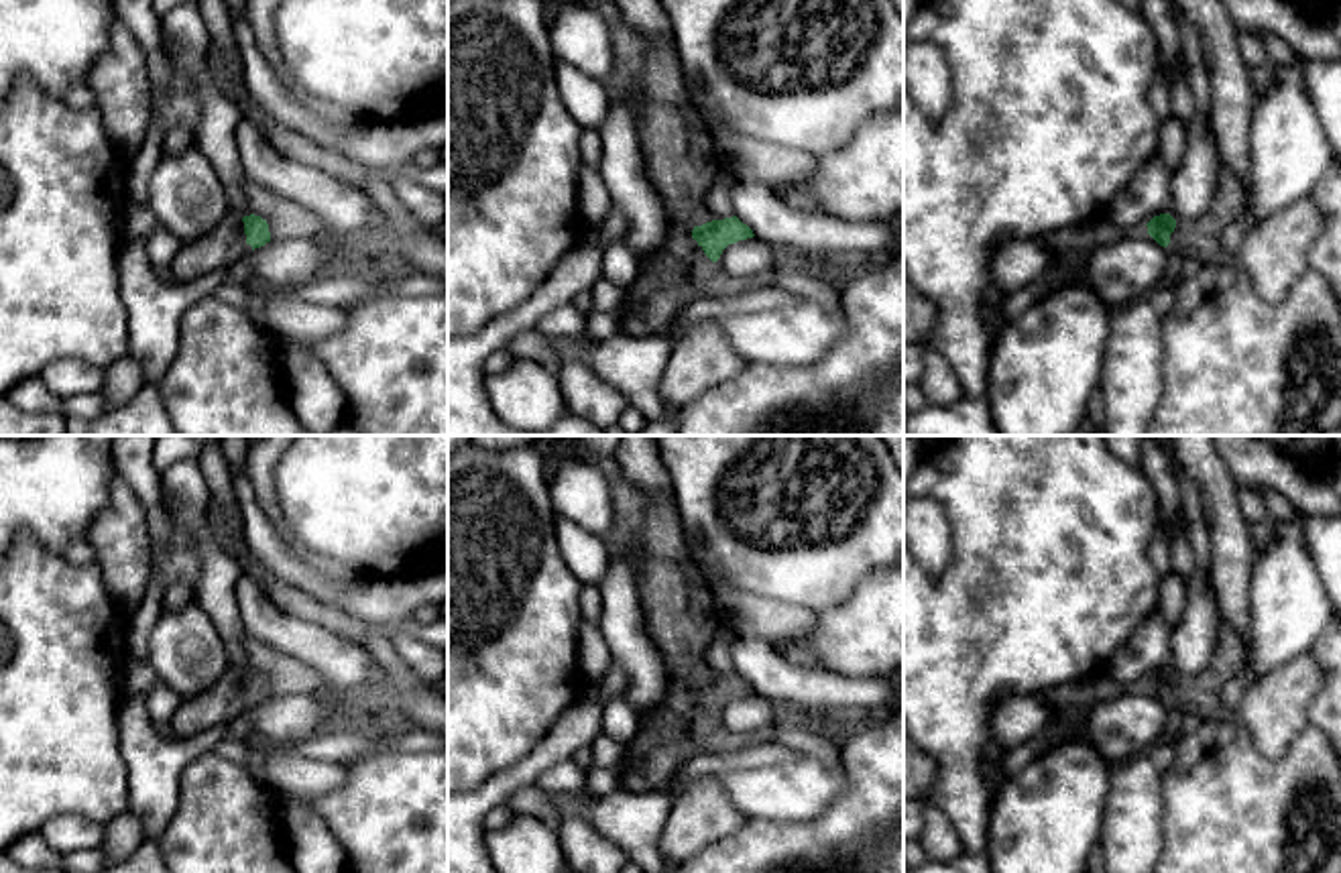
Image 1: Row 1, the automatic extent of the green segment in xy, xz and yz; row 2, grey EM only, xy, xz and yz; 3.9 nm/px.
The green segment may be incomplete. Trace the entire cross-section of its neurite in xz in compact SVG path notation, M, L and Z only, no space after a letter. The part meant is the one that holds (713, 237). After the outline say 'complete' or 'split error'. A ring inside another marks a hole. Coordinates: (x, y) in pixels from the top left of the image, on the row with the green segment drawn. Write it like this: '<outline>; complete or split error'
M615 0L590 2L592 10L604 16L610 26L613 71L604 79L608 100L627 102L631 96L637 110L639 147L647 179L659 193L667 220L674 224L672 240L655 254L639 260L635 281L619 307L619 334L645 338L665 332L680 311L700 297L733 297L745 291L767 287L767 275L731 277L714 263L728 244L753 238L753 230L737 216L714 220L704 208L704 195L720 173L720 163L708 126L690 104L676 55L676 43L657 43L631 28Z; split error

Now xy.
M230 212L208 236L181 246L171 260L175 283L189 283L203 275L232 267L244 254L271 242L267 220Z; split error

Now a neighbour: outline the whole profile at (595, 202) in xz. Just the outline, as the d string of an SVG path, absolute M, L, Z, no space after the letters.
M582 165L578 177L578 212L584 226L600 228L610 212L610 193L602 181L600 169Z

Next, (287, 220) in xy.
M250 177L244 183L246 208L244 216L260 216L269 224L271 242L279 240L311 240L326 232L322 218L309 208L287 199Z

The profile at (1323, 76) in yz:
M1308 59L1302 69L1308 98L1329 138L1331 159L1341 161L1341 59Z

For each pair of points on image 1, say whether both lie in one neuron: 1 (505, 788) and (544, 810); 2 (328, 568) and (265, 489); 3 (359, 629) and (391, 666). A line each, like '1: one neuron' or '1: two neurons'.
1: two neurons
2: one neuron
3: two neurons

